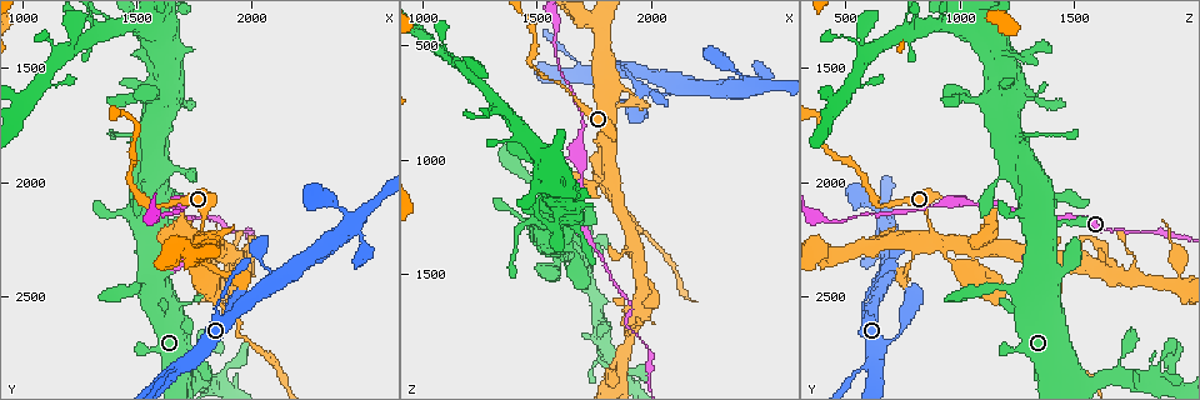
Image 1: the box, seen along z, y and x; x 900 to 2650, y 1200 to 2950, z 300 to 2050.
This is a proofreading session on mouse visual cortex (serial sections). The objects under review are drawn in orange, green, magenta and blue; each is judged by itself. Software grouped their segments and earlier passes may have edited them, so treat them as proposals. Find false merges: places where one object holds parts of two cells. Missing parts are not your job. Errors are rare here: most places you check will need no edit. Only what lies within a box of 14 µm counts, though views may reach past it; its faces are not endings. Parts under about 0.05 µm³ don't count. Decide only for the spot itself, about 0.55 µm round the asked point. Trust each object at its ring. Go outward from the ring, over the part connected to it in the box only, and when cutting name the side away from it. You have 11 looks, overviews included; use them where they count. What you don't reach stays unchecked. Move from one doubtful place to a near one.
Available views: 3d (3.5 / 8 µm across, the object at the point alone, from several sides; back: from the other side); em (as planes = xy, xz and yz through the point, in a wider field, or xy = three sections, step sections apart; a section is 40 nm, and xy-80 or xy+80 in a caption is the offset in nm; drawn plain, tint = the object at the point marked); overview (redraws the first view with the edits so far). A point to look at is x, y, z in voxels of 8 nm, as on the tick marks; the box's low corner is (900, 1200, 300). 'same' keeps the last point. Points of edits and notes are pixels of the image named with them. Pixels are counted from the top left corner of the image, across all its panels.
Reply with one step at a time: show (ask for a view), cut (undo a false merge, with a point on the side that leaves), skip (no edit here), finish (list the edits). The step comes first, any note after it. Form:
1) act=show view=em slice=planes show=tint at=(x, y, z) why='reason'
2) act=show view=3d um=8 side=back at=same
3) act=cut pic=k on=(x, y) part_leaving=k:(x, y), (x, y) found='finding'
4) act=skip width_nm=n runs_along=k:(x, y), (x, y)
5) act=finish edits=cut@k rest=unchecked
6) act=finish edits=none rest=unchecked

act=show view=3d um=3.5 at=(1950, 2680, 1320) why='abrupt turn'

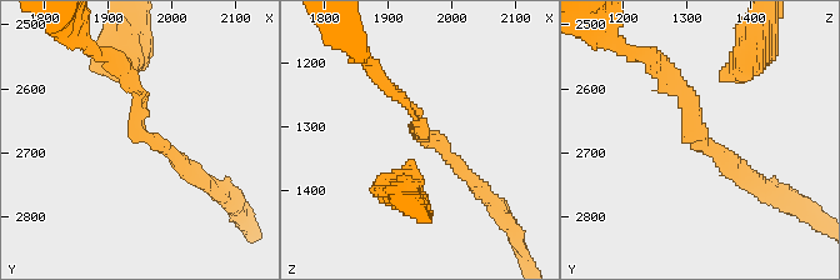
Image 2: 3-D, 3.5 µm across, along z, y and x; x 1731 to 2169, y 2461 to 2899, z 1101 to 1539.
act=show view=em slice=xy step=2 show=tint at=(1945, 2670, 1310)

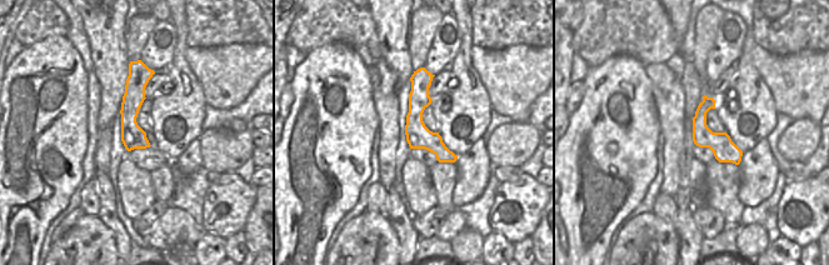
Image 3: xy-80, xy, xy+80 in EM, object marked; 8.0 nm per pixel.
act=skip arm_widths_nm=150,200 runs_along=3:(423, 71), (417, 126), (452, 159) found='one cell here'

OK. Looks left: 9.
act=show view=3d um=3.5 at=(2030, 2320, 720) why='sharp bend'

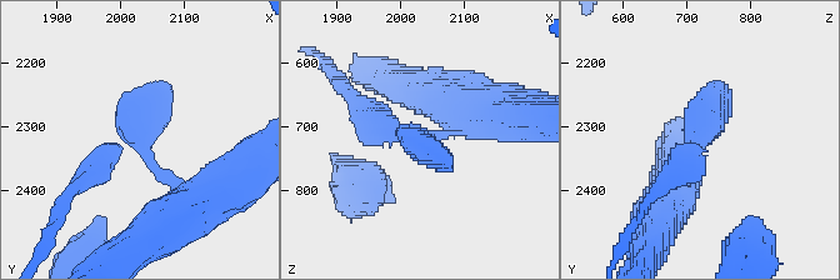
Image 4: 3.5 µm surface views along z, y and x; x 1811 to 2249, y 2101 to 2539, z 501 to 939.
act=show view=em slice=xy step=3 show=tint at=(2025, 2325, 710) why='need the tissue'

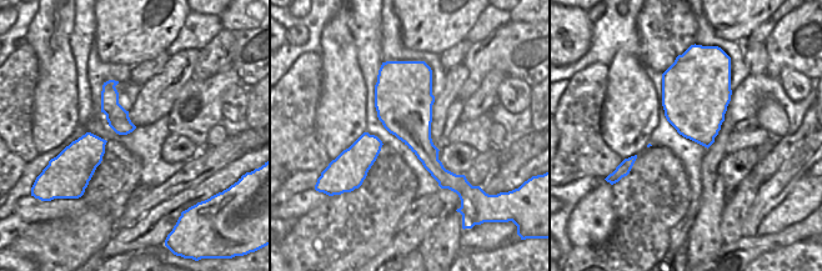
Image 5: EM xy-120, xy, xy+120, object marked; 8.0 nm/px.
act=skip runs_along=4:(669, 204), (724, 81) found='one cell here'

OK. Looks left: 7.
act=show view=3d um=8 at=(1680, 2060, 1400) why='thick turns thin'

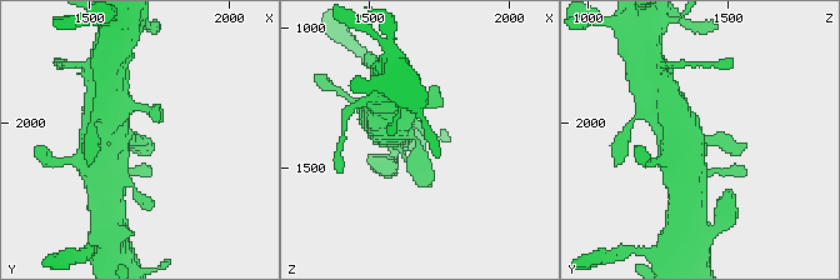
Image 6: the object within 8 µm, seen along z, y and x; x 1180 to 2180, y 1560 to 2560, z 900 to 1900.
act=show view=3d um=3.5 at=(1660, 2040, 1400)

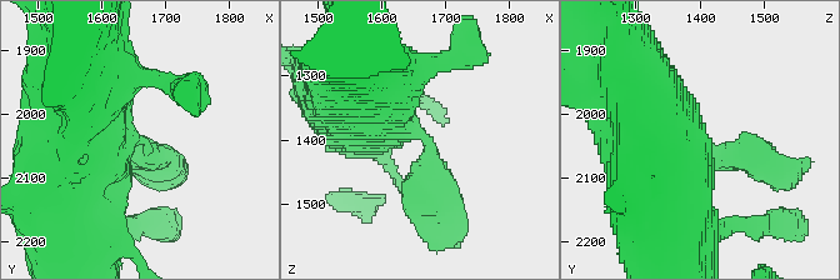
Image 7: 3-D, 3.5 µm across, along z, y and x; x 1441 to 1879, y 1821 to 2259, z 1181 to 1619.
act=show view=em slice=xy step=5 show=tint at=(1670, 2050, 1405) arm_widths_nm=450,700 why='now the EM'

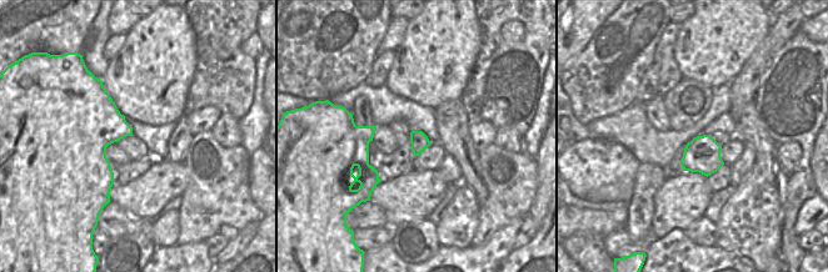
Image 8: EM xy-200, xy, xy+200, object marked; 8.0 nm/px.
act=skip runs_along=7:(354, 115), (426, 141), (441, 218) found='one cell here'

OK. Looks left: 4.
act=show view=3d um=8 at=(1900, 2200, 1730) why='abrupt turn'

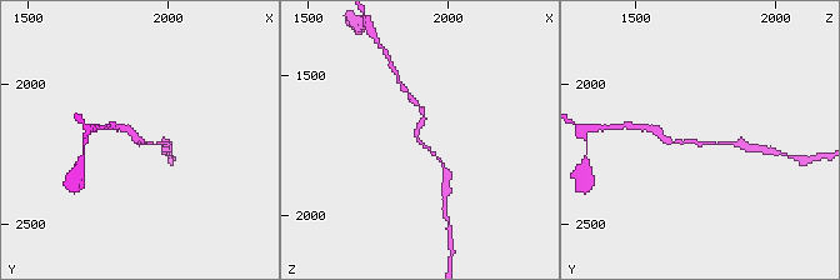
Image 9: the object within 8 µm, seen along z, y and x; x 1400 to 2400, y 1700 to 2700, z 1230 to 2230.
act=show view=em slice=xy step=5 show=tint at=(1900, 2210, 1730) arm_widths_nm=100,150 why='now the EM'

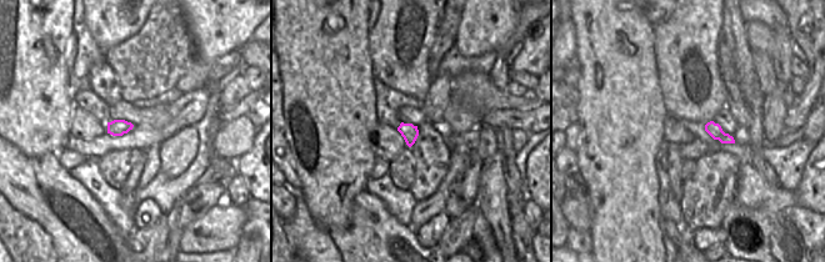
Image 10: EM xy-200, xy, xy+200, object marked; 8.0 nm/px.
act=skip runs_along=9:(419, 108), (418, 140), (443, 165) found='continuous, no second cell'

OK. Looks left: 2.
act=finish edits=none rest=unchecked

